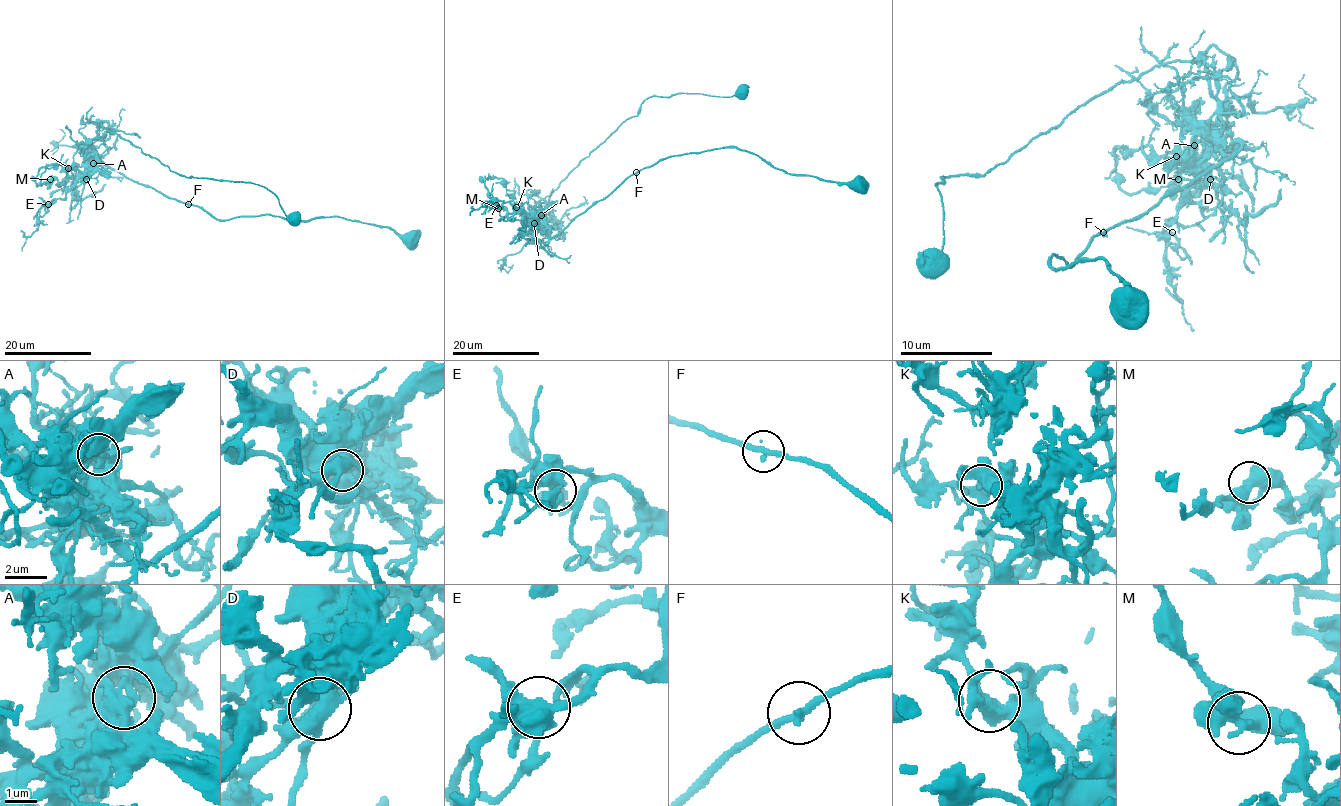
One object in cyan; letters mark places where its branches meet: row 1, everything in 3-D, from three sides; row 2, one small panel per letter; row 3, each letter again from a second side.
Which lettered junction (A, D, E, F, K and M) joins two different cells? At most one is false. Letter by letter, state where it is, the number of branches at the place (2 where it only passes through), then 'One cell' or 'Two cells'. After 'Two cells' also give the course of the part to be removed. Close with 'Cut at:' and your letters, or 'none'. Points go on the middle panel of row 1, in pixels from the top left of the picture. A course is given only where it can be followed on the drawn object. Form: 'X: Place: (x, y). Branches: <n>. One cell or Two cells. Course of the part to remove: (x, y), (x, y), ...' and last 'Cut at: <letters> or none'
A: Place: (541, 215). Branches: 2. Two cells. Course of the part to remove: (541, 215), (538, 222), (554, 229), (552, 192), (649, 97), (729, 97), (748, 85)
D: Place: (534, 223). Branches: 3. One cell
E: Place: (496, 205). Branches: 2. One cell
F: Place: (636, 172). Branches: 2. One cell
K: Place: (516, 207). Branches: 3. One cell
M: Place: (498, 208). Branches: 2. One cell
Cut at: A

